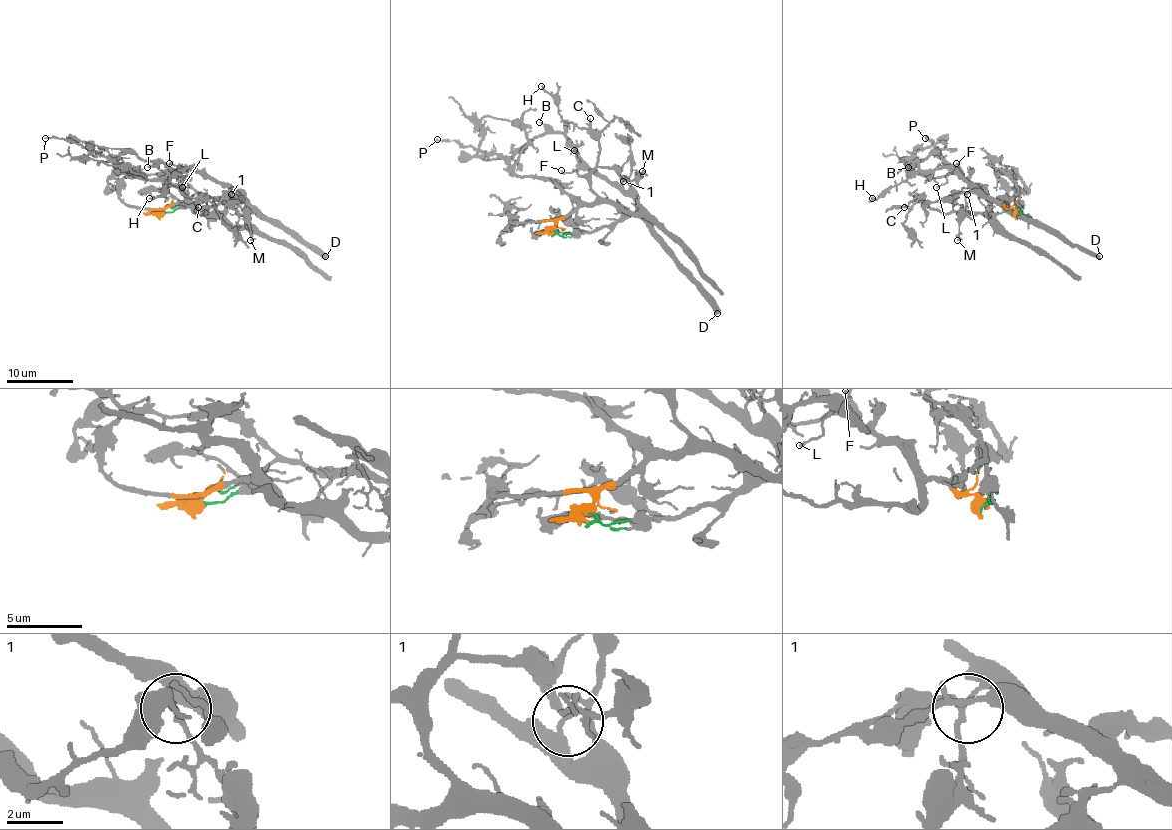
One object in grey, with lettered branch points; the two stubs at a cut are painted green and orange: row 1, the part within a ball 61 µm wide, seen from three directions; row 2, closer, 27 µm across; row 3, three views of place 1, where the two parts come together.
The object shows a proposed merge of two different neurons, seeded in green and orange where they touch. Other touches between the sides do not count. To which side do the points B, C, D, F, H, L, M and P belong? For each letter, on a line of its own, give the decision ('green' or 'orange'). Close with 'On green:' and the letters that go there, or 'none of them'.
B: green
C: orange
D: green
F: green
H: green
L: green
M: green
P: orange
On green: B, D, F, H, L, M

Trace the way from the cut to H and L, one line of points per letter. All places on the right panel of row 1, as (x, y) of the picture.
H: (1015, 215), (1020, 212), (1017, 194), (989, 200), (967, 181), (943, 167), (915, 171), (881, 196), (872, 197)
L: (1015, 215), (1020, 212), (1017, 194), (989, 200), (953, 171), (936, 187)

